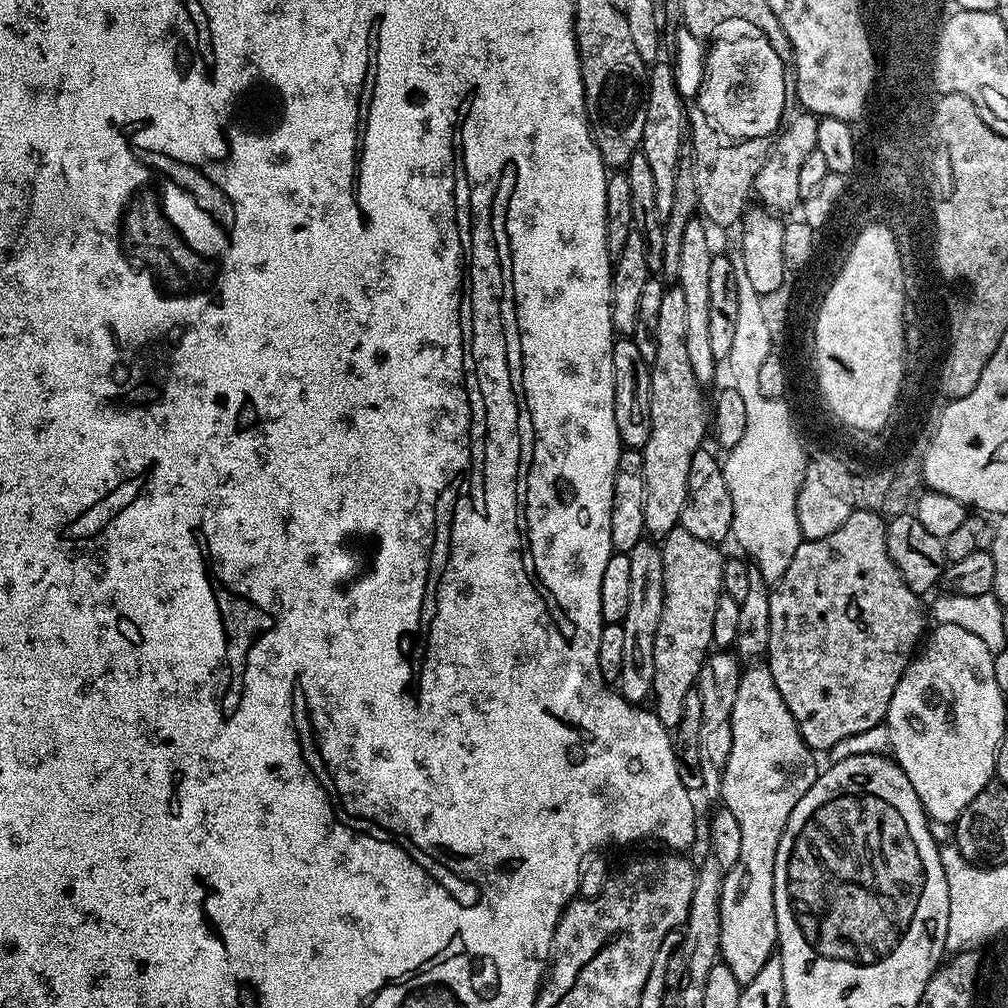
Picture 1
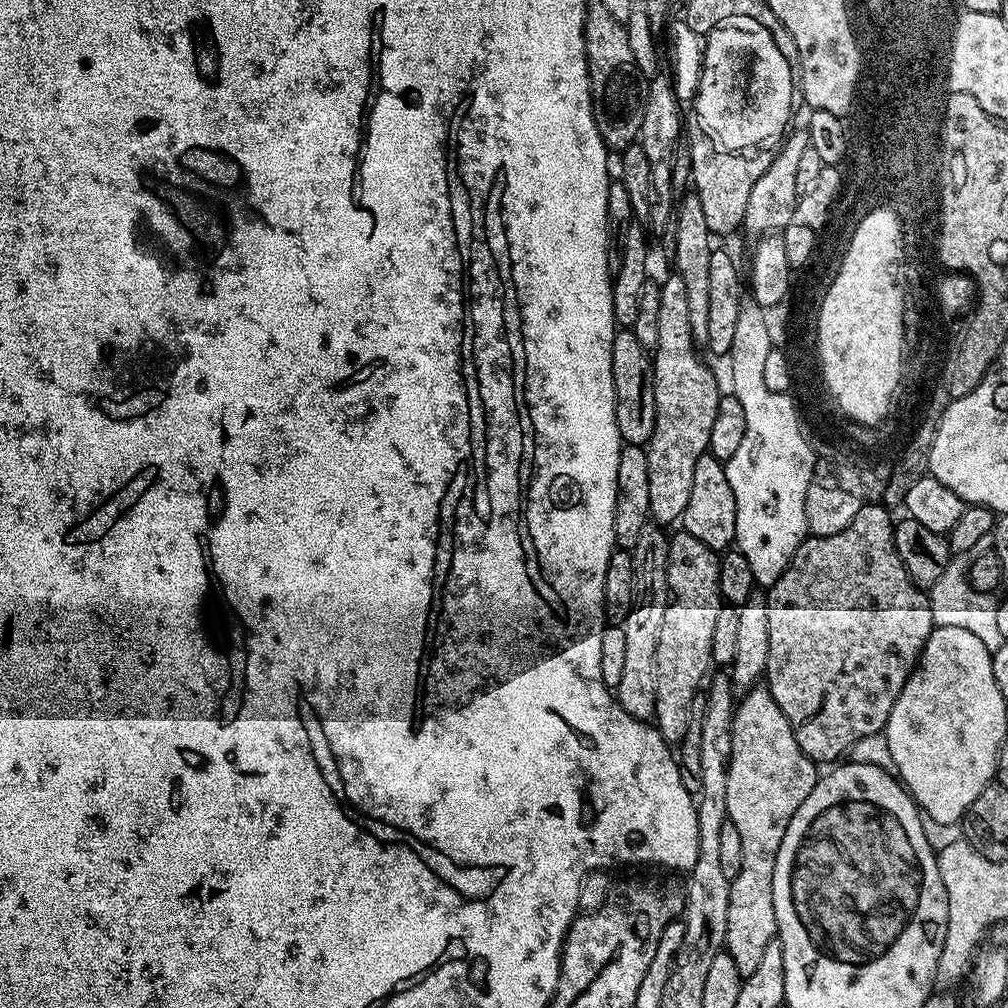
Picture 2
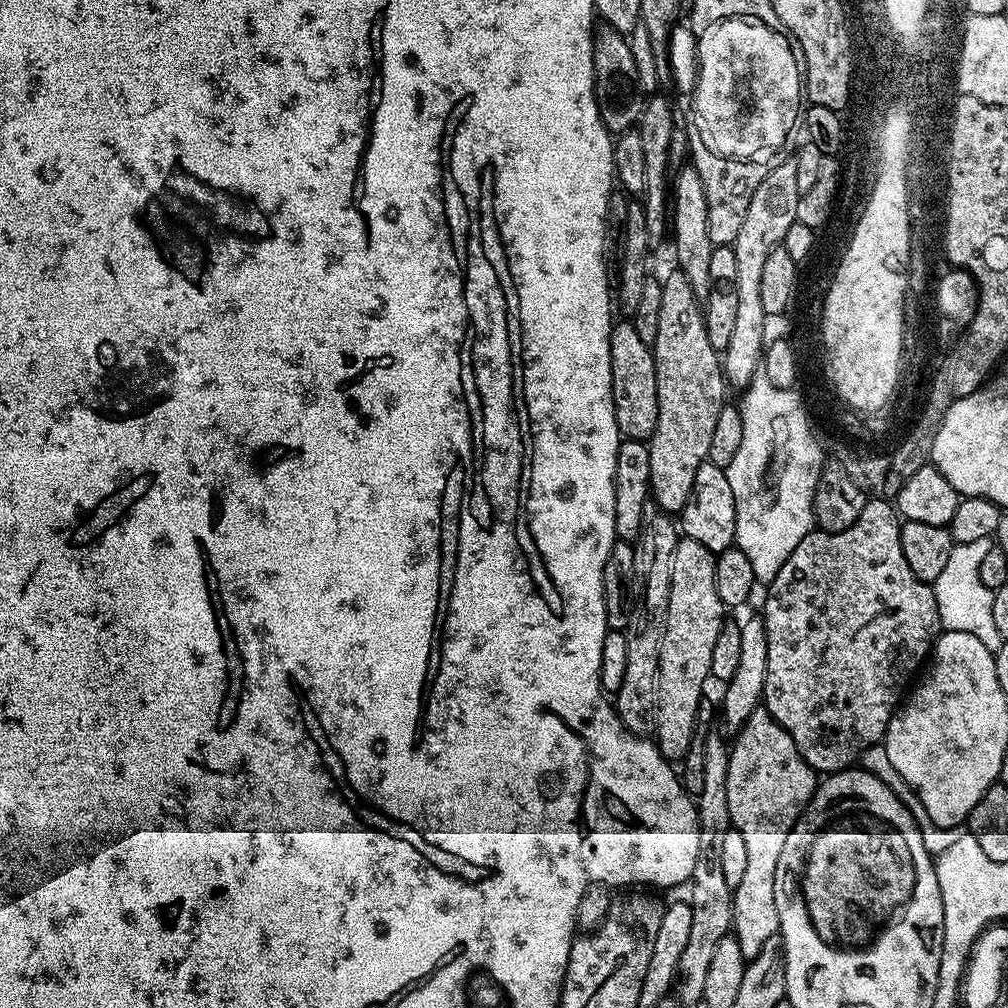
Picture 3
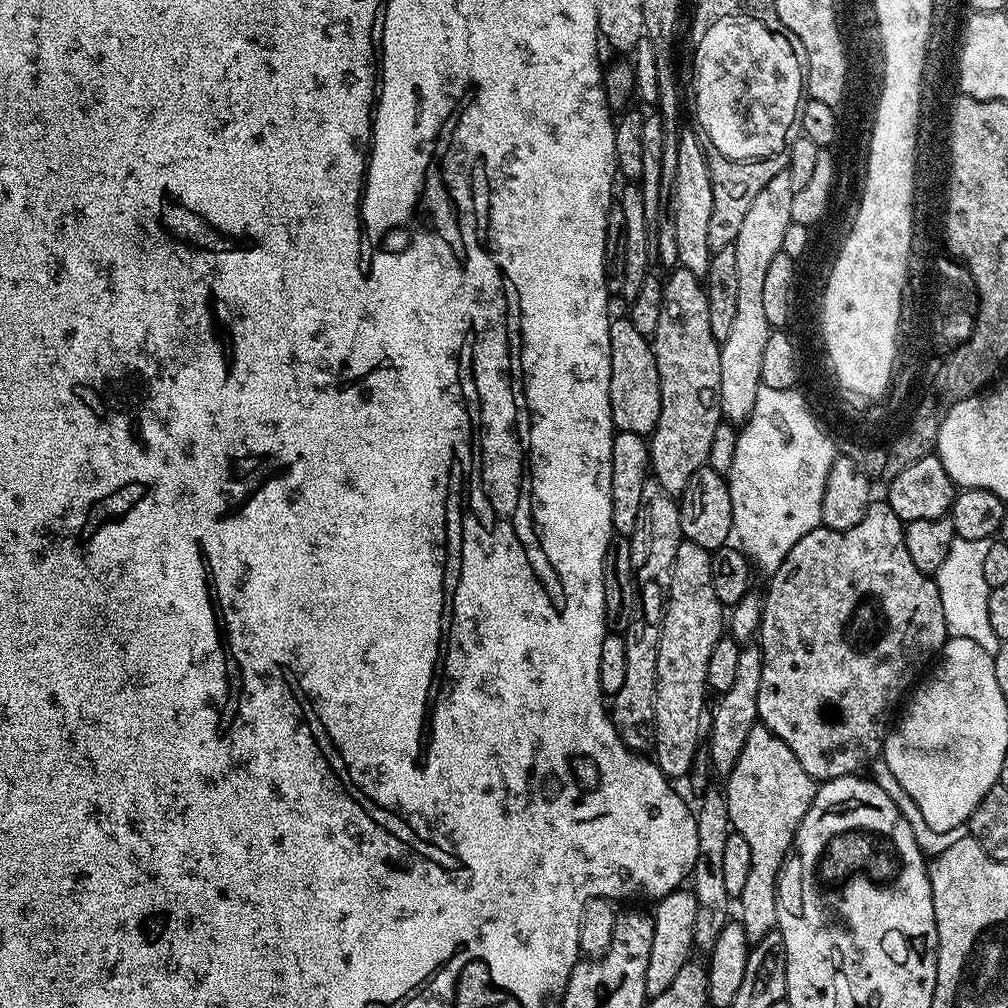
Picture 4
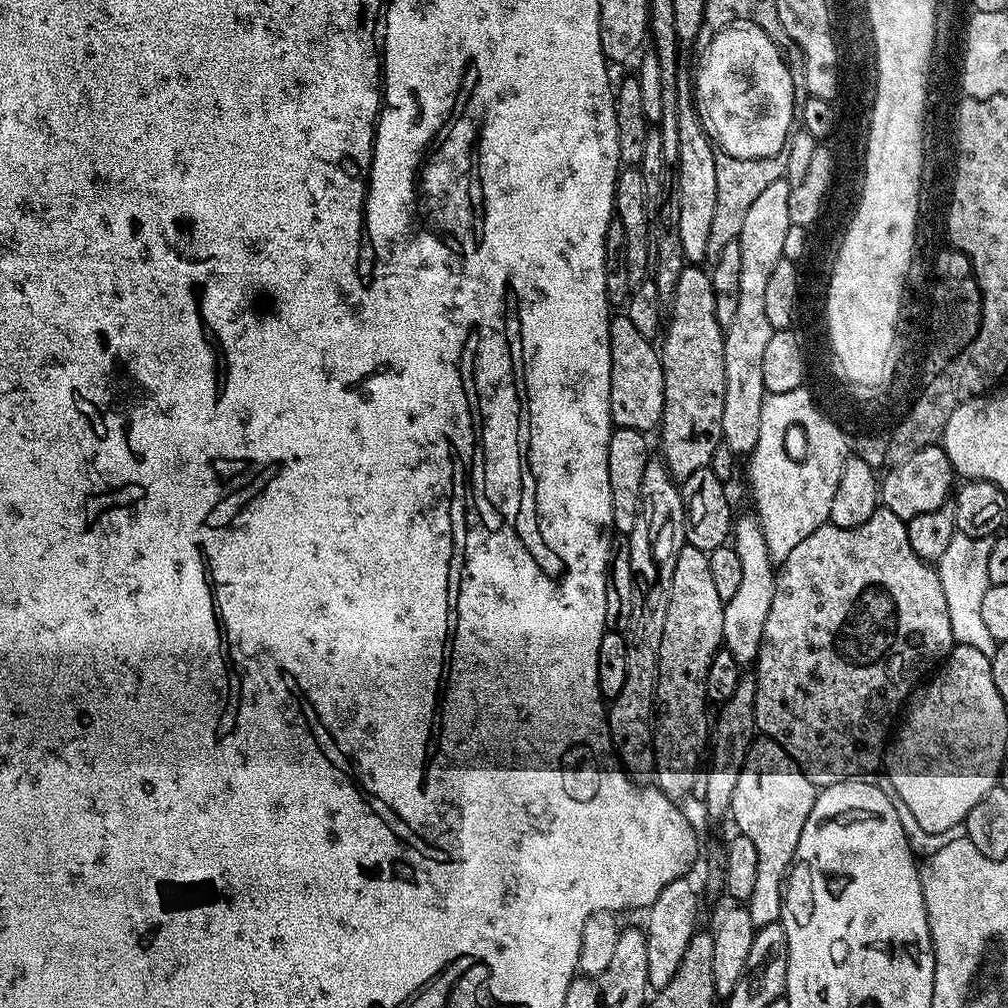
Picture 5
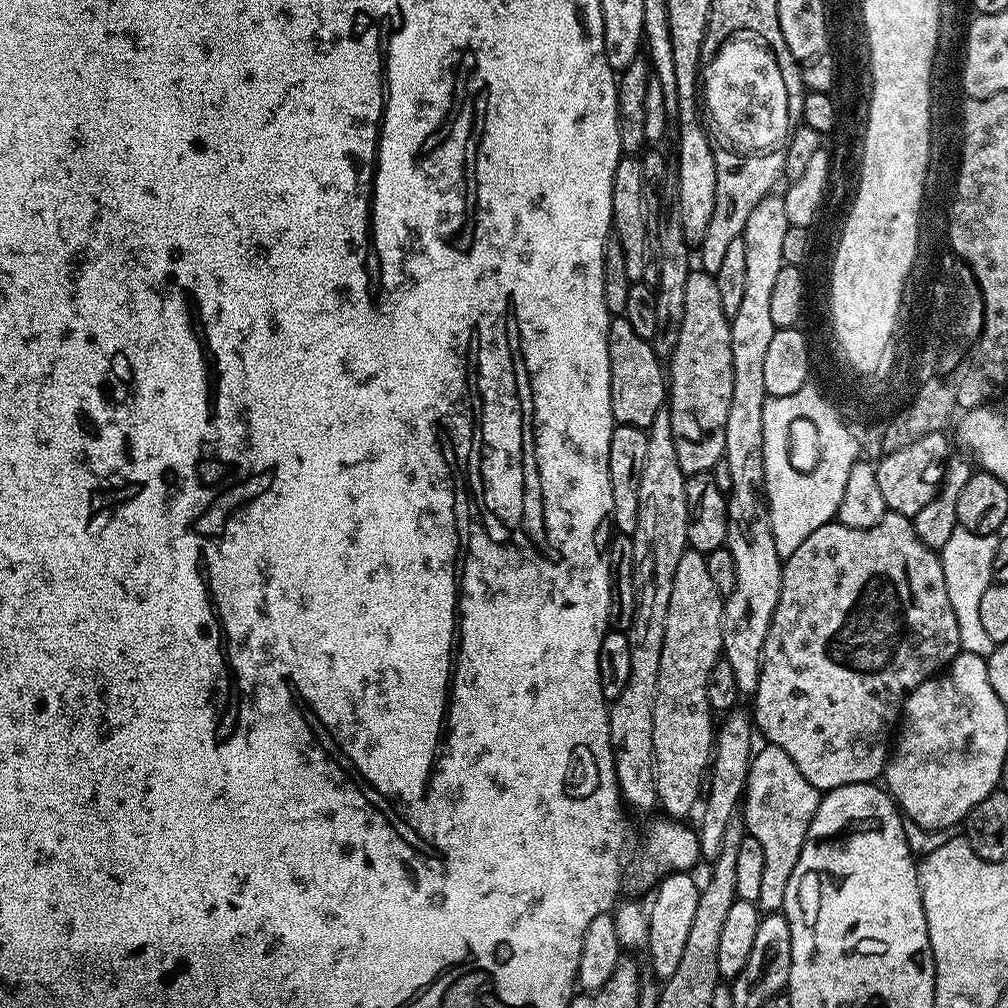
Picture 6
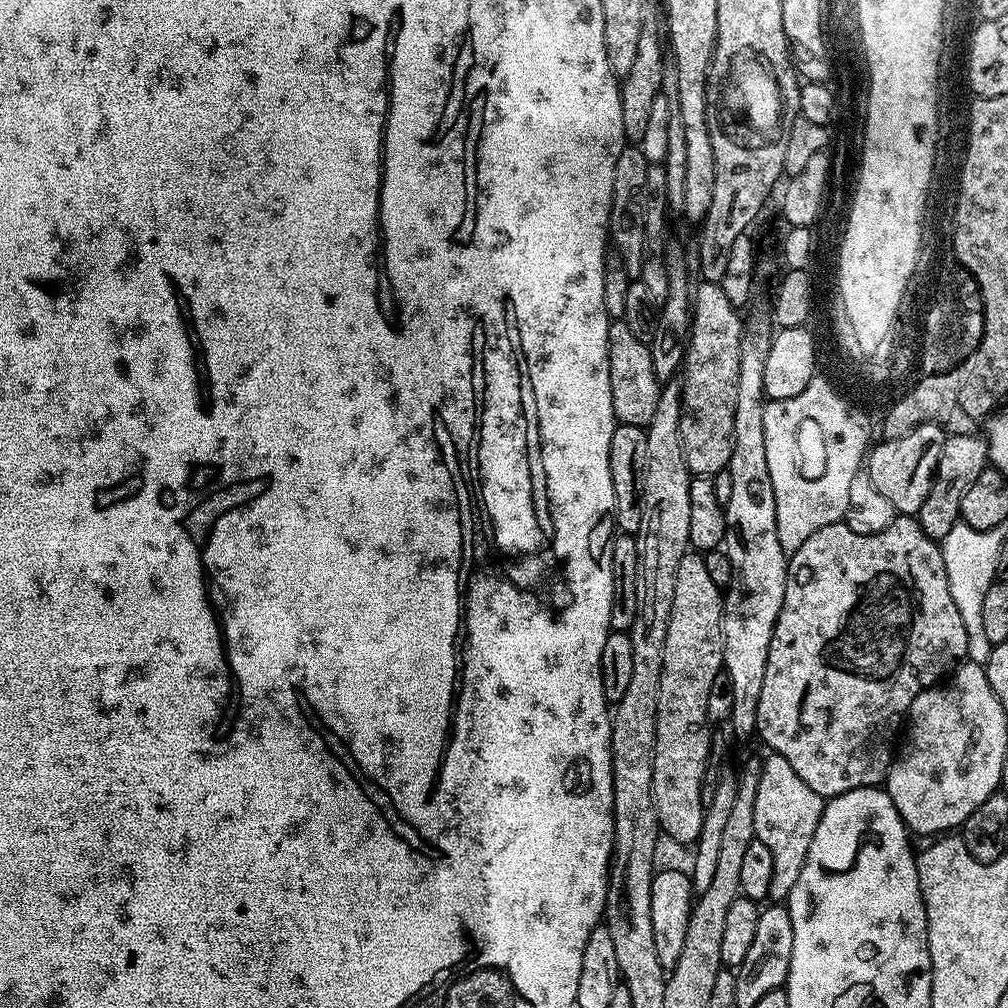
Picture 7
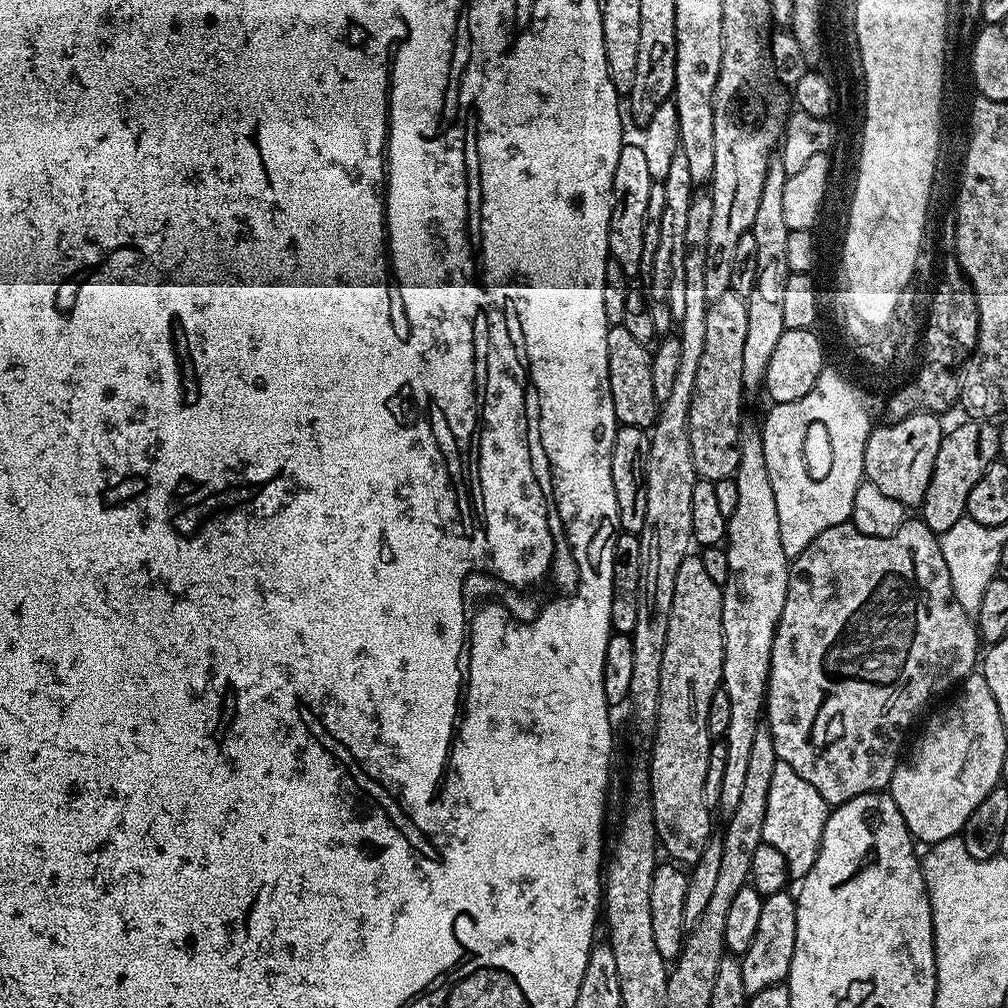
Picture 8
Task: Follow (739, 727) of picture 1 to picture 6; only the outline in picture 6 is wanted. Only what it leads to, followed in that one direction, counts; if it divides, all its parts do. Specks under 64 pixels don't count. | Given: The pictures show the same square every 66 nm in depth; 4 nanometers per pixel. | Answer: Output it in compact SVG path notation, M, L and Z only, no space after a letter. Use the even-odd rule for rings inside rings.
M765 743L763 747L757 747L752 758L742 815L747 835L758 838L766 854L766 870L762 870L762 887L756 904L761 913L767 914L783 909L786 886L792 880L794 866L798 866L802 846L806 842L806 830L810 830L810 822L818 810L822 793L802 778L802 770L794 766L794 758L790 758L786 750L770 743Z

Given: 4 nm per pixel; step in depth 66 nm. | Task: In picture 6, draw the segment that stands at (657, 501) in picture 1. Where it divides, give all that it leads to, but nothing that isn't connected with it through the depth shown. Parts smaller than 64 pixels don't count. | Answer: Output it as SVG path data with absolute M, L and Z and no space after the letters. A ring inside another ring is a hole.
M693 270L686 278L686 311L682 314L682 330L678 330L678 346L674 346L672 359L666 364L666 411L670 414L670 430L674 430L674 451L678 454L678 466L682 466L685 477L699 472L711 472L726 450L726 417L730 415L730 402L734 398L734 354L730 350L730 330L732 322L722 310L722 297L718 295L718 282L715 275L703 270Z

